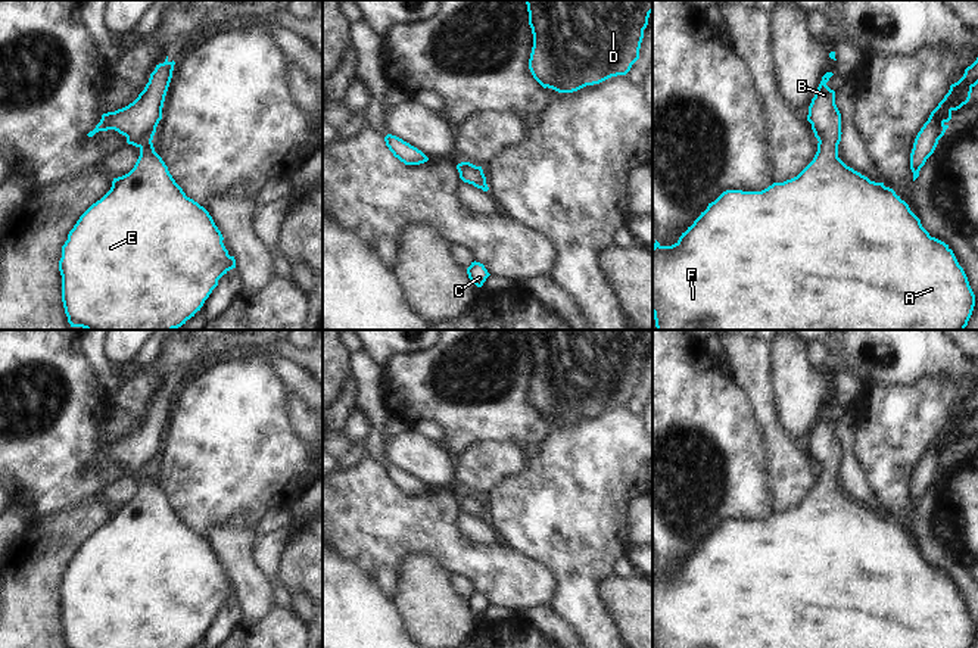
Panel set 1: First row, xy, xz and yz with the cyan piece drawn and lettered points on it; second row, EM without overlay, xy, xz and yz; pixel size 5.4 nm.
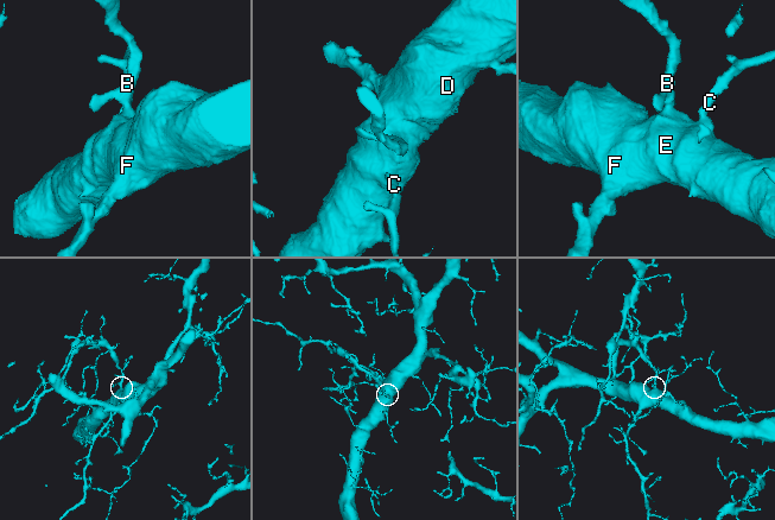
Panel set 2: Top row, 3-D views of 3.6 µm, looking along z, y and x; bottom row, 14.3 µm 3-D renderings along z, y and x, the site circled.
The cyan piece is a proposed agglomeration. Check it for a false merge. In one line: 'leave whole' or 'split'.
leave whole

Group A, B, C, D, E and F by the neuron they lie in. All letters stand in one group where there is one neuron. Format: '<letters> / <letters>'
A B C D E F

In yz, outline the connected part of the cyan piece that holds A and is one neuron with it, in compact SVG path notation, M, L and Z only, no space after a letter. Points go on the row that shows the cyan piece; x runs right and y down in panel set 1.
M826 72L822 77L817 91L809 106L807 121L812 124L812 130L819 143L813 161L797 177L784 183L773 183L761 191L726 190L714 202L708 203L707 209L701 212L701 215L691 227L688 227L685 233L682 233L675 244L661 246L655 240L652 246L652 314L657 330L965 330L975 306L975 295L953 250L944 242L929 236L929 233L922 227L921 219L910 211L909 205L896 194L893 189L885 187L884 183L870 181L868 177L847 166L838 158L838 144L842 134L841 113L835 105L835 91L826 85L832 75L832 72Z

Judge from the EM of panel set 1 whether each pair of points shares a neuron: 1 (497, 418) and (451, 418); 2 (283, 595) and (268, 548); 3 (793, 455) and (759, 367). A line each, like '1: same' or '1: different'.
1: same
2: same
3: same

